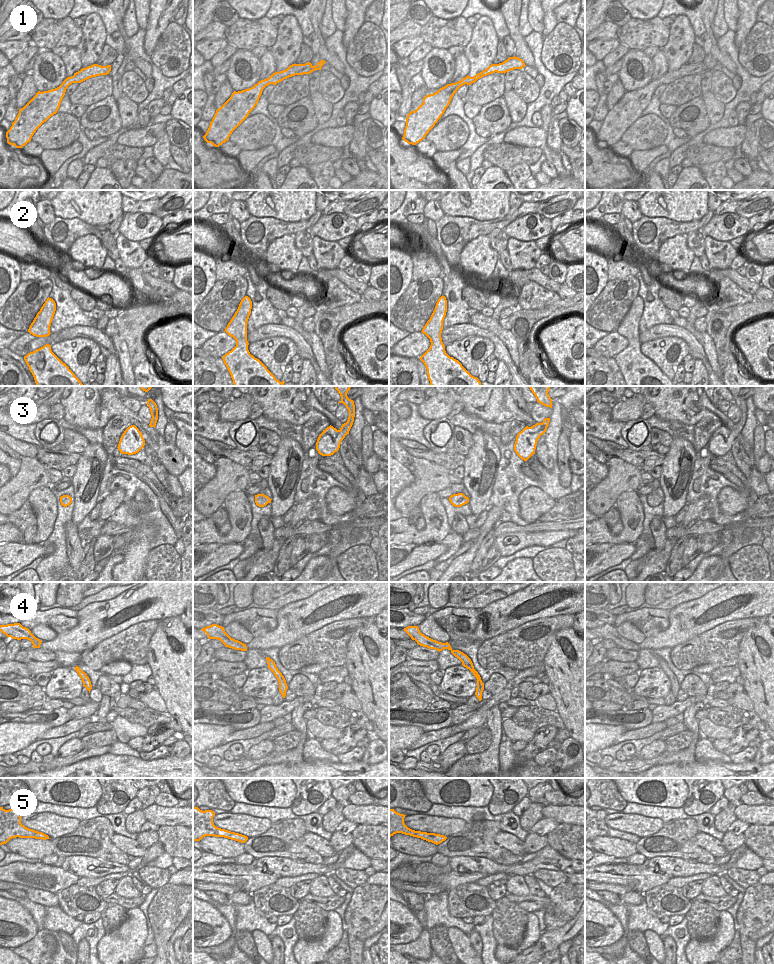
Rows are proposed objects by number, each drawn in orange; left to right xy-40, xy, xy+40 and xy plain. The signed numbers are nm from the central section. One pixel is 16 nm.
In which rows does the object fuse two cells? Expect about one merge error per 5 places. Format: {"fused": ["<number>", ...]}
{"fused": []}

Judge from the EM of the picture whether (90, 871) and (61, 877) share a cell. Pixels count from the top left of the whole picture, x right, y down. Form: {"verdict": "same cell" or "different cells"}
{"verdict": "different cells"}

